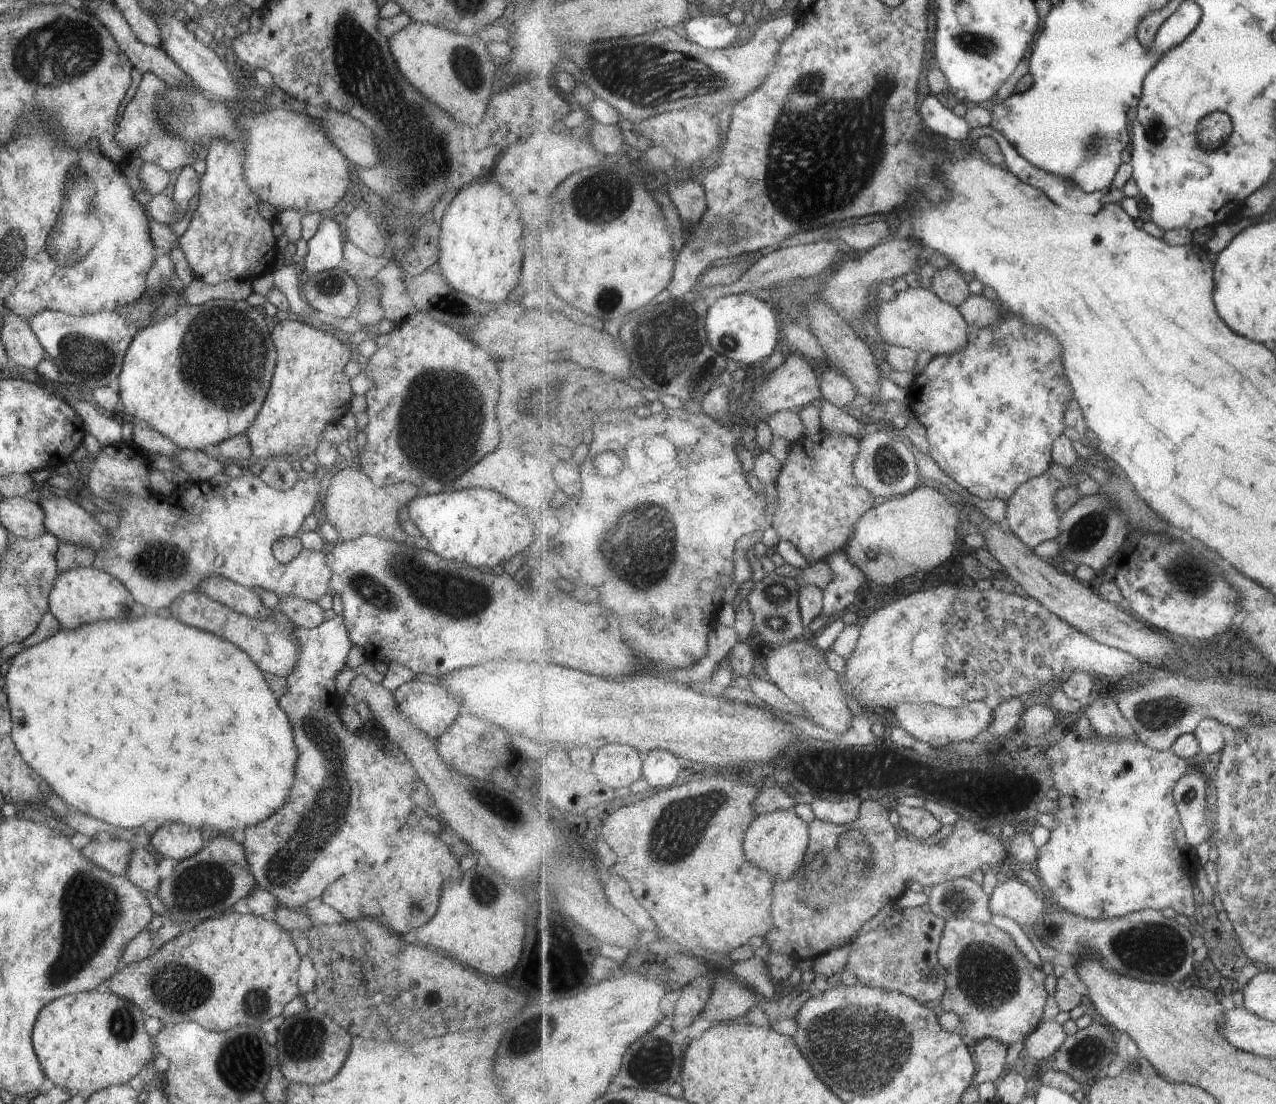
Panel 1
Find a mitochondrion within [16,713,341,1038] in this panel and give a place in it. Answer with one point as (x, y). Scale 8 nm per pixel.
(91, 906)

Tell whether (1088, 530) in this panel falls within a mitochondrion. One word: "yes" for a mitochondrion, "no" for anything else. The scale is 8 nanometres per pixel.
yes

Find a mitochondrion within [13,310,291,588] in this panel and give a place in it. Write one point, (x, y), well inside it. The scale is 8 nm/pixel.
(88, 359)

